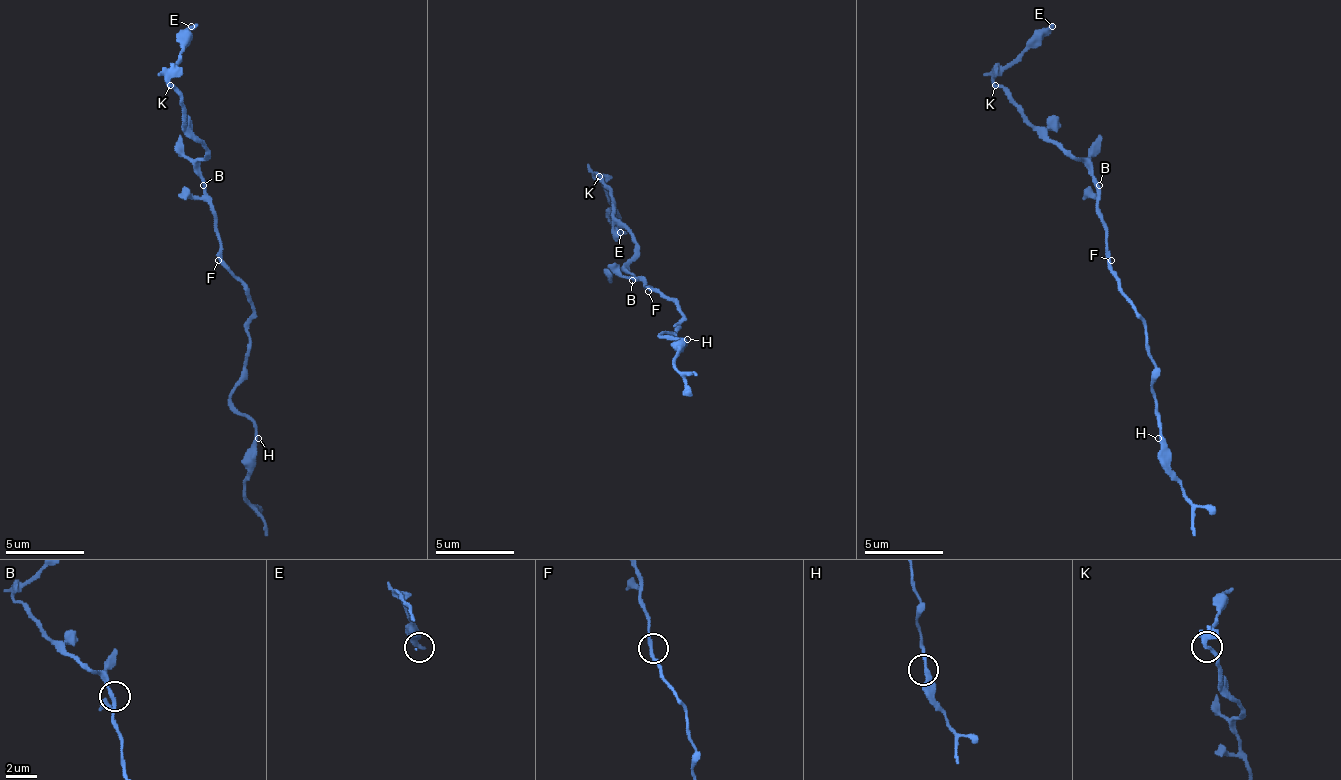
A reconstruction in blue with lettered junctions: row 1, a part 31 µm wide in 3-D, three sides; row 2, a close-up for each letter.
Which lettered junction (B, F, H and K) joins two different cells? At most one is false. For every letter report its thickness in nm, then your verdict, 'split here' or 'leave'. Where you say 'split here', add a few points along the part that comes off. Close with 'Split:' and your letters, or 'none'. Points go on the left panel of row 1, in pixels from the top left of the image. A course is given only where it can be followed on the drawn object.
B: 200 nm | leave
F: 240 nm | leave
H: 260 nm | leave
K: 240 nm | leave
Split: none

